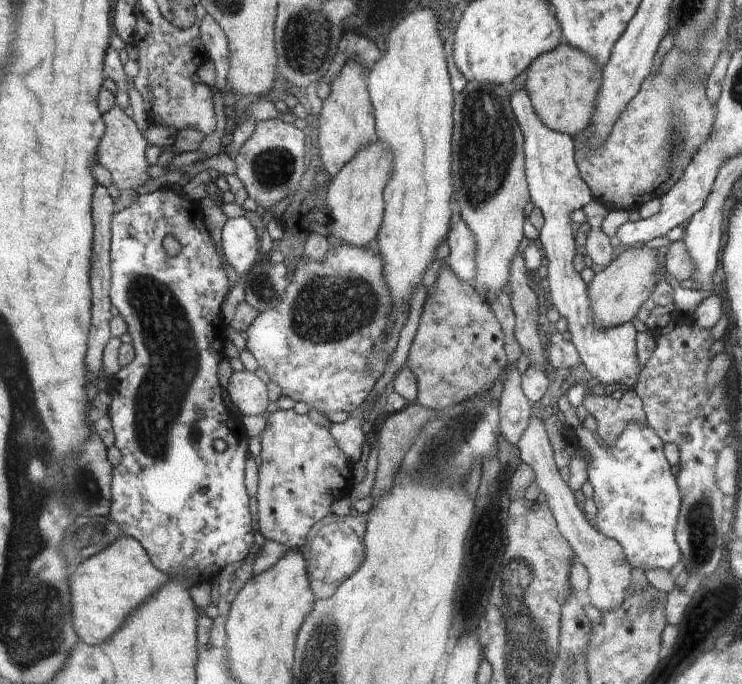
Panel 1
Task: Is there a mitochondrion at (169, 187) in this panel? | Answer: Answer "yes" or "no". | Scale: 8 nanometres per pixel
no

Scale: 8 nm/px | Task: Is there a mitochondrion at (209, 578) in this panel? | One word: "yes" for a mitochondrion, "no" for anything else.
no

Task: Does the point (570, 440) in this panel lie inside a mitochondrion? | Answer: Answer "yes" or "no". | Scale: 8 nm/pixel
no

